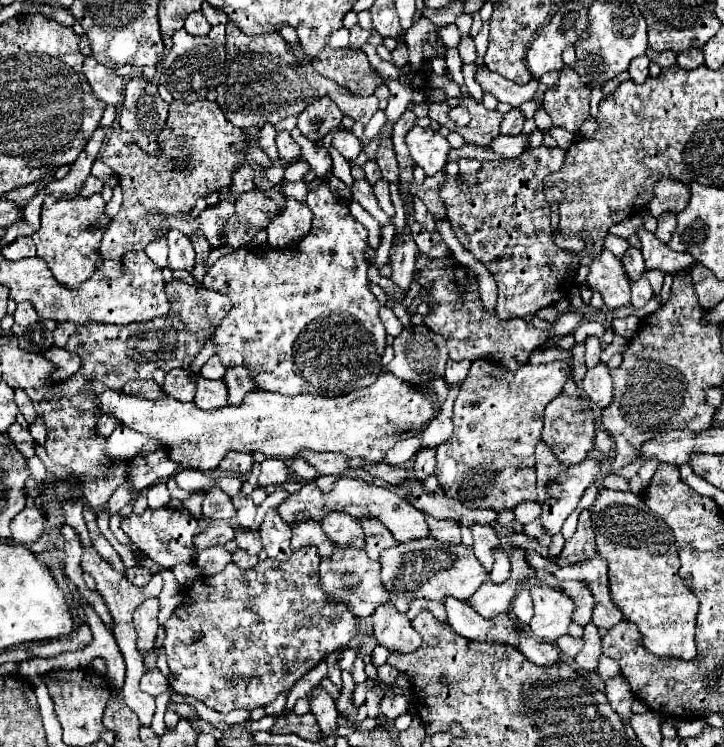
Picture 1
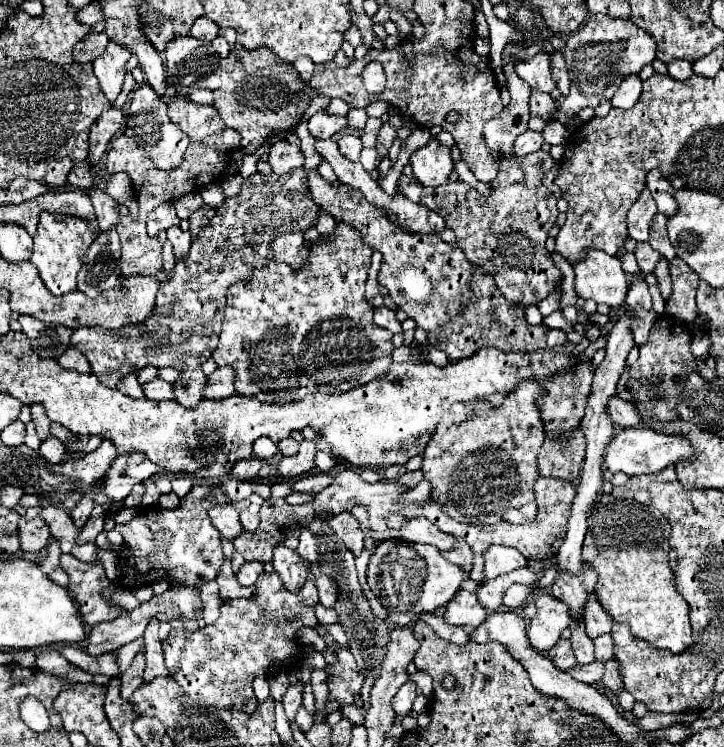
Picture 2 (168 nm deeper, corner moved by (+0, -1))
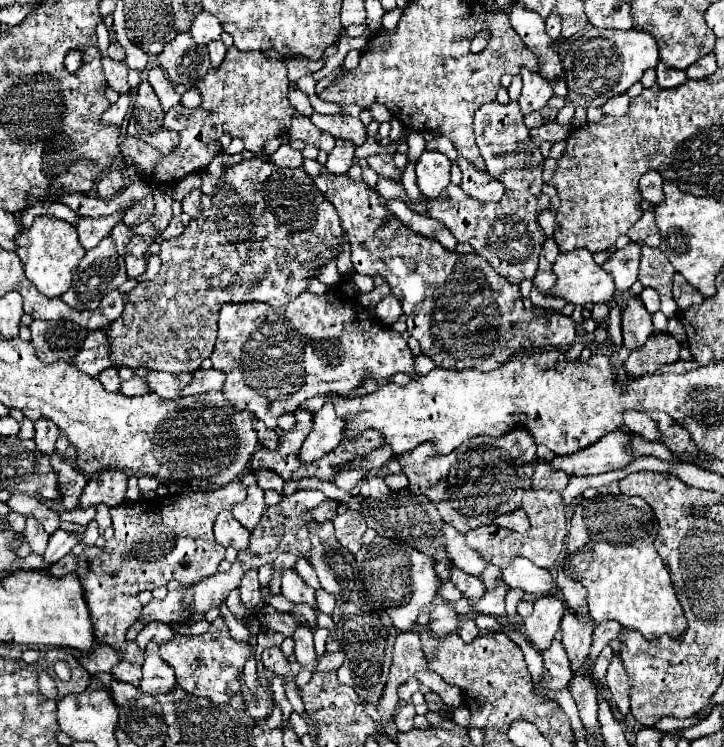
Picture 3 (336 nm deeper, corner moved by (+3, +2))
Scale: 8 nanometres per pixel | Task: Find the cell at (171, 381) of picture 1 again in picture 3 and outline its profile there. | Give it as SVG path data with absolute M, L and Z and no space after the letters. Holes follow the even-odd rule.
M134 376L134 378L126 380L126 382L122 382L120 388L118 388L118 392L122 392L124 396L142 396L142 394L150 392L150 388L148 388L148 384L146 384L144 378Z

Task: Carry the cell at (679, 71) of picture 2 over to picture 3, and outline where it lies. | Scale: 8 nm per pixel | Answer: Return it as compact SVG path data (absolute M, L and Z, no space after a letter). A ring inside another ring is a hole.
M656 66L656 84L660 88L674 88L674 86L680 86L684 84L688 78L686 78L686 72L684 70L674 70L674 68L662 68L662 66Z

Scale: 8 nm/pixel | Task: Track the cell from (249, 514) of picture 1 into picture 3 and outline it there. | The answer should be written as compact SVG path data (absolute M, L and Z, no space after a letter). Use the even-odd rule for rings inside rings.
M256 484L248 486L248 496L242 504L234 506L232 514L234 514L234 520L238 520L242 526L246 526L248 530L252 530L262 514L266 510L266 504L264 504L264 490L260 490Z

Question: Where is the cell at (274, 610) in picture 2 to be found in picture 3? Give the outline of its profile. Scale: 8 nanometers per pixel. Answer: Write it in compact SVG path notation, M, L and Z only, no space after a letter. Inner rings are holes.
M216 618L210 632L200 636L180 636L176 634L170 642L160 646L162 660L174 668L178 686L194 696L204 696L216 704L230 704L238 710L244 710L244 698L240 692L238 674L242 672L246 658L250 656L250 646L246 642L236 642L224 618Z

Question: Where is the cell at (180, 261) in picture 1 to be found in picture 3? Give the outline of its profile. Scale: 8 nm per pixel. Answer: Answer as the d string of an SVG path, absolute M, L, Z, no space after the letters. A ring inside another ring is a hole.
M174 216L174 218L170 220L170 224L168 224L168 228L162 232L162 236L164 236L164 238L174 238L174 236L180 236L182 230L184 230L182 220L180 220L178 216Z

